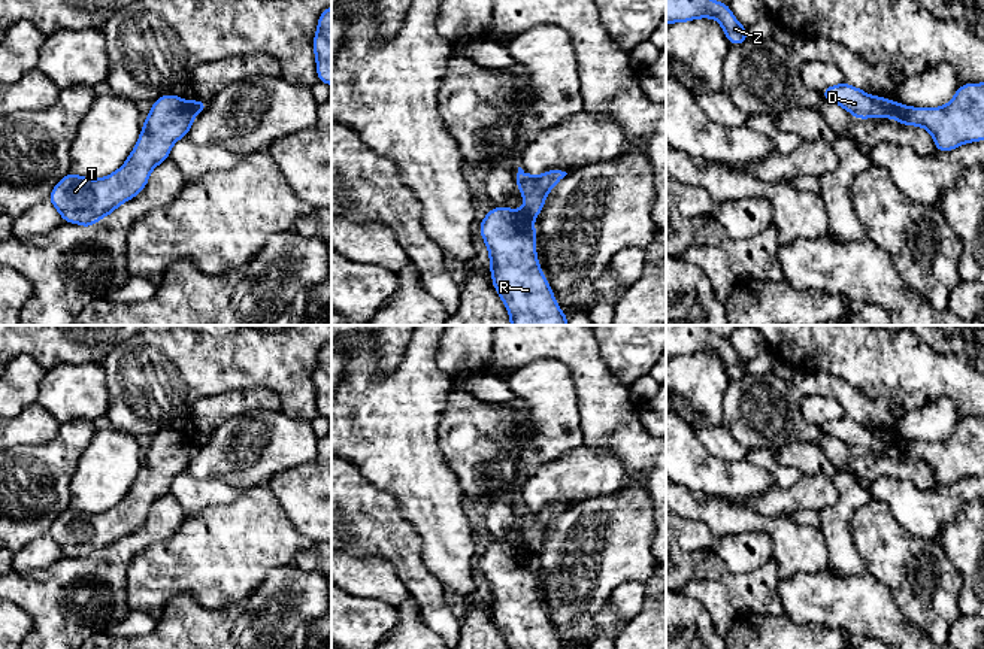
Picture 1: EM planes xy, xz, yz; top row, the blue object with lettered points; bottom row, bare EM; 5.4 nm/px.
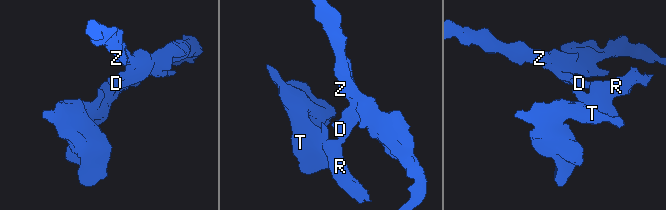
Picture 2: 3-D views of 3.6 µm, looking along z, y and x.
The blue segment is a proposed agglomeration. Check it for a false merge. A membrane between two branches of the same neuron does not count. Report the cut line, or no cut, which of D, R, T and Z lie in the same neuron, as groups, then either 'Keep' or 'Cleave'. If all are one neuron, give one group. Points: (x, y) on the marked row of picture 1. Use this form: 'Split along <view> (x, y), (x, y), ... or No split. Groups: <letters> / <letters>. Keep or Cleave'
Split along yz (893, 102), (890, 117). Groups: D Z / R T. Cleave

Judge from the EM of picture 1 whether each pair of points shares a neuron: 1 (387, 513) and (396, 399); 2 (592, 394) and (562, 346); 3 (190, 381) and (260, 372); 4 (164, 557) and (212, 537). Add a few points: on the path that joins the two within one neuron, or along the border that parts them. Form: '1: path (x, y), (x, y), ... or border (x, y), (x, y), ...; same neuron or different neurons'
1: border (360, 470), (394, 496), (408, 521); different neurons
2: path (592, 382), (592, 376), (574, 358); same neuron
3: path (208, 375), (242, 375); same neuron
4: path (176, 555), (200, 549); same neuron

